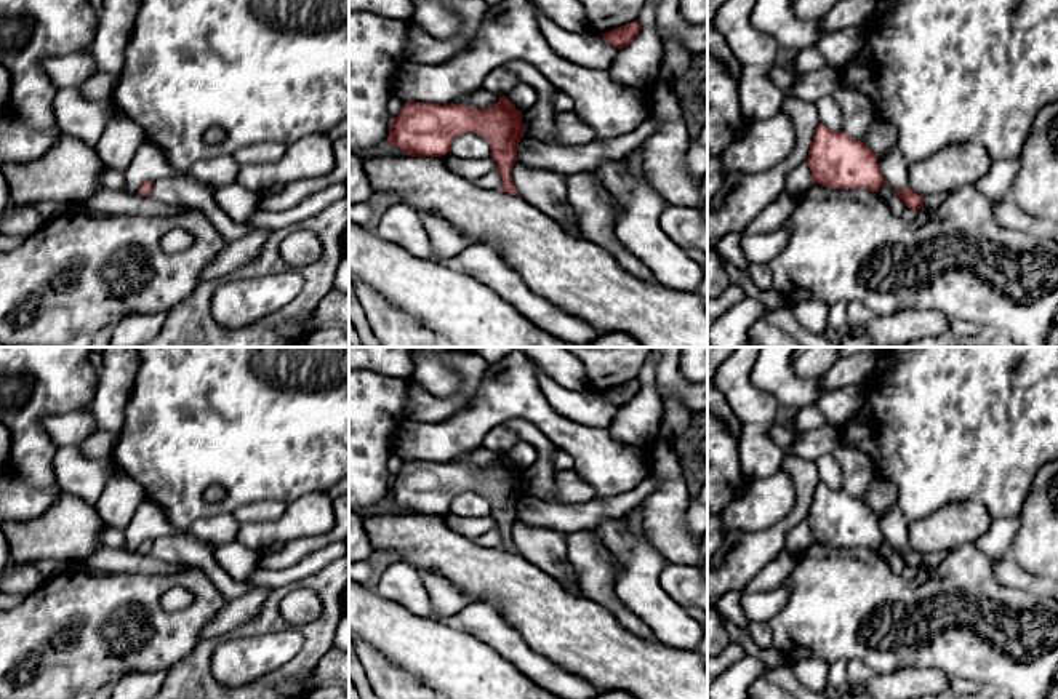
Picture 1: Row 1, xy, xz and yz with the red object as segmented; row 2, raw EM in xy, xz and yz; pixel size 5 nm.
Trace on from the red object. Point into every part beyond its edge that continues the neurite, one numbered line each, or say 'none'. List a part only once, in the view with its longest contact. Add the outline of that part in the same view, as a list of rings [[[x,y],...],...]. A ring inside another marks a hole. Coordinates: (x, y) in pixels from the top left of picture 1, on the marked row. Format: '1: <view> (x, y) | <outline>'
none

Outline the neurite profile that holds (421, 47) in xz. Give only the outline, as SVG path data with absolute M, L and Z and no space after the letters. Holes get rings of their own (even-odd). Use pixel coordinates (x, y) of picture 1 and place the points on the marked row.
M440 0L461 19L453 37L434 37L411 19L408 21L407 62L442 64L461 54L480 35L485 22L487 3L483 0Z

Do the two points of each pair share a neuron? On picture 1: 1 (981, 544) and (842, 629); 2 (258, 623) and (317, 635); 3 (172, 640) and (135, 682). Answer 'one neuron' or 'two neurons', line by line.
1: two neurons
2: one neuron
3: two neurons

